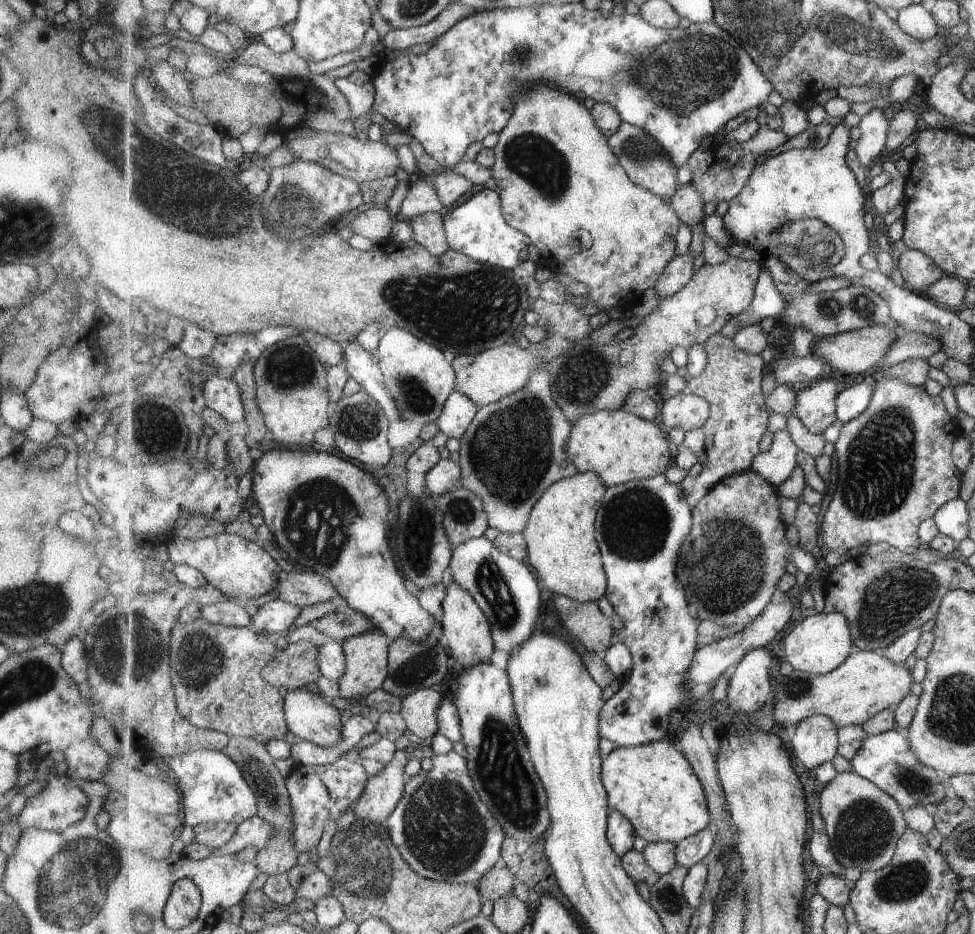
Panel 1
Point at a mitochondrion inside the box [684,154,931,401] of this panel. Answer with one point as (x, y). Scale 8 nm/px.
(861, 306)

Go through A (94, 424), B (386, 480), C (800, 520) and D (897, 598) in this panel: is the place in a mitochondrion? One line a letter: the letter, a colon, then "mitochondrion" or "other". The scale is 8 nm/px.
A: other
B: other
C: other
D: mitochondrion

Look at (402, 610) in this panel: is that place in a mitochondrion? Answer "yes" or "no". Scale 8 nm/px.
no

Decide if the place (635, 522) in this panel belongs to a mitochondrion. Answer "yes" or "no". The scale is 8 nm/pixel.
yes

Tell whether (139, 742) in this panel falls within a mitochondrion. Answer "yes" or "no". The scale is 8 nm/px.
no

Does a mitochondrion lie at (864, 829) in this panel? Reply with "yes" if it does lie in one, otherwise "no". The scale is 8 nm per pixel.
yes

